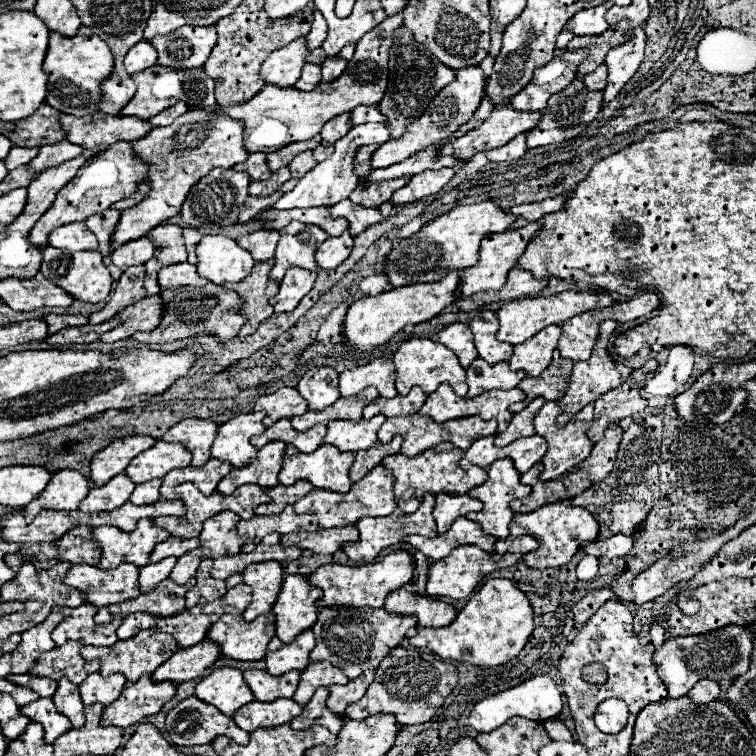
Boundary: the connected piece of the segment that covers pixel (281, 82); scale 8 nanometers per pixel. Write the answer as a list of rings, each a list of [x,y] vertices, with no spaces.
[[[305,37],[293,40],[287,46],[269,54],[269,58],[261,66],[261,76],[265,82],[277,86],[295,86],[307,56],[309,52]]]

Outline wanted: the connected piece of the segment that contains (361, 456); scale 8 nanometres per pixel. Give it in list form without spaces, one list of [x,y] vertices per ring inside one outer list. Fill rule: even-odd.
[[[395,436],[395,438],[393,438],[391,442],[387,442],[387,444],[377,442],[373,448],[367,448],[367,450],[363,450],[363,452],[355,452],[355,462],[353,462],[351,470],[349,470],[351,480],[353,480],[353,482],[361,480],[361,478],[363,478],[371,468],[375,468],[385,456],[397,454],[399,448],[401,448],[401,442],[403,442],[403,438],[401,438],[401,436]]]

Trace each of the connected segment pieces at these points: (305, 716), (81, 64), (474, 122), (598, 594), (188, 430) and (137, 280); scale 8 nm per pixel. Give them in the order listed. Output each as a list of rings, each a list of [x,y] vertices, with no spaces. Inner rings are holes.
[[[317,688],[313,698],[303,706],[303,712],[289,722],[289,726],[293,730],[305,730],[309,726],[315,726],[315,724],[321,724],[325,728],[329,728],[333,734],[337,734],[341,728],[343,728],[343,716],[337,716],[335,712],[331,712],[325,704],[329,696],[329,690],[327,688]]]
[[[81,26],[75,38],[65,38],[59,36],[57,32],[51,32],[47,56],[43,60],[43,72],[49,76],[45,102],[57,108],[59,112],[73,116],[87,116],[99,112],[97,108],[97,102],[101,98],[99,84],[111,74],[111,68],[113,68],[113,54],[109,46],[99,36],[95,36],[89,26]]]
[[[483,96],[483,100],[481,100],[481,106],[477,108],[475,116],[473,116],[473,118],[471,118],[471,120],[469,120],[469,122],[467,122],[467,124],[465,124],[465,126],[459,130],[459,132],[455,132],[455,136],[457,136],[457,134],[461,136],[461,134],[465,134],[465,132],[469,132],[469,130],[477,128],[477,126],[479,126],[479,124],[481,124],[481,122],[483,122],[483,120],[485,120],[485,118],[487,118],[491,112],[493,112],[493,108],[495,108],[495,106],[491,104],[489,96]]]
[[[607,588],[589,592],[585,598],[581,598],[581,600],[573,606],[573,620],[575,620],[579,626],[585,624],[585,622],[599,610],[599,606],[605,604],[607,600],[611,600],[613,596],[615,596],[615,594],[613,594],[611,590],[607,590]]]
[[[185,418],[171,426],[161,440],[183,444],[193,454],[193,466],[203,466],[211,458],[211,446],[217,436],[217,424],[211,420]]]
[[[131,266],[123,272],[123,276],[117,280],[115,290],[111,292],[109,302],[105,304],[105,308],[101,308],[99,312],[93,312],[89,316],[89,324],[99,324],[105,322],[109,318],[113,318],[117,314],[117,310],[145,298],[145,286],[143,286],[143,278],[145,278],[145,268],[143,266]]]

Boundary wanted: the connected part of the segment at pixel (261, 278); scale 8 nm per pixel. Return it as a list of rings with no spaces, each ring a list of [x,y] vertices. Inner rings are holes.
[[[275,260],[269,262],[257,262],[253,266],[253,272],[235,284],[223,284],[223,288],[237,292],[237,296],[243,300],[243,306],[239,314],[247,318],[243,328],[237,336],[247,336],[257,330],[257,326],[267,320],[273,314],[273,308],[269,304],[269,298],[273,298],[279,292],[279,284],[269,280],[269,270],[273,268]]]

